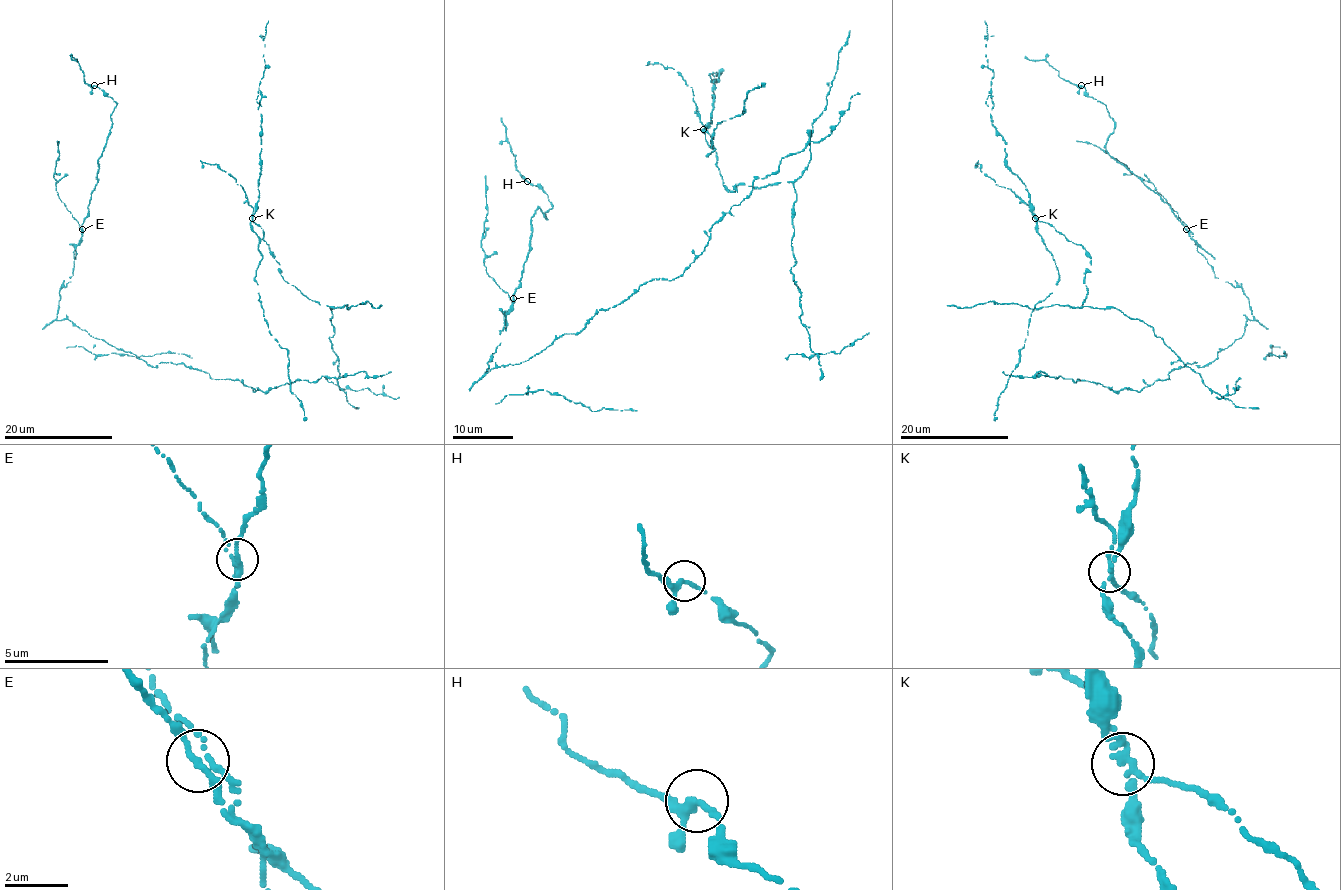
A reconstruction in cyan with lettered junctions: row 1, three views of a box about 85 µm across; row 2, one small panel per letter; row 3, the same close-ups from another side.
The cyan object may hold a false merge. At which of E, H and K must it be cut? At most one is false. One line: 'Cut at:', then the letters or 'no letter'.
Cut at: K

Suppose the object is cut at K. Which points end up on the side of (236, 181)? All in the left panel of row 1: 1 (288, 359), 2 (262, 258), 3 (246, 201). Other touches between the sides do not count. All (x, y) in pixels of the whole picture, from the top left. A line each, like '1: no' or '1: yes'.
1: no
2: no
3: yes

